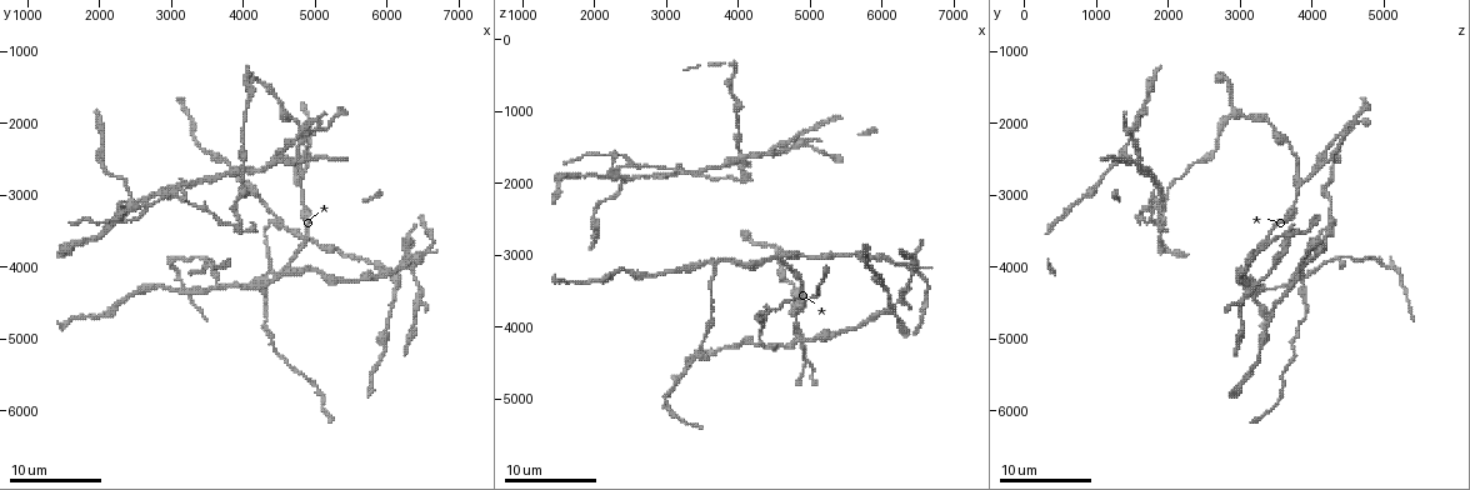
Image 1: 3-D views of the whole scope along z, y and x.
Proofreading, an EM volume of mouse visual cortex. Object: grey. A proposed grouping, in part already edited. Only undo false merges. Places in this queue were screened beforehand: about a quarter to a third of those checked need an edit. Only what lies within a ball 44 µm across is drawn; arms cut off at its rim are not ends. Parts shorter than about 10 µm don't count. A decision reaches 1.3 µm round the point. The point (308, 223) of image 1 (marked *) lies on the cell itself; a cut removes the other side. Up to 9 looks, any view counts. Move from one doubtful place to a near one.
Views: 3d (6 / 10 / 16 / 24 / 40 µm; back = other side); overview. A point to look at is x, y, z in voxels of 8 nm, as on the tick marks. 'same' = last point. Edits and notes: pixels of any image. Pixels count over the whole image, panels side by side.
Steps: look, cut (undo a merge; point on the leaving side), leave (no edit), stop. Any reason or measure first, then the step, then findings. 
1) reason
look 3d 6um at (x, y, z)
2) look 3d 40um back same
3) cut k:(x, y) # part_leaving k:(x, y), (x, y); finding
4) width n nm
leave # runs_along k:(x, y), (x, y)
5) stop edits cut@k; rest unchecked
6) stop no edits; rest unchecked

looks like a crossing
look 3d 10um at (4800, 2800, 3850)

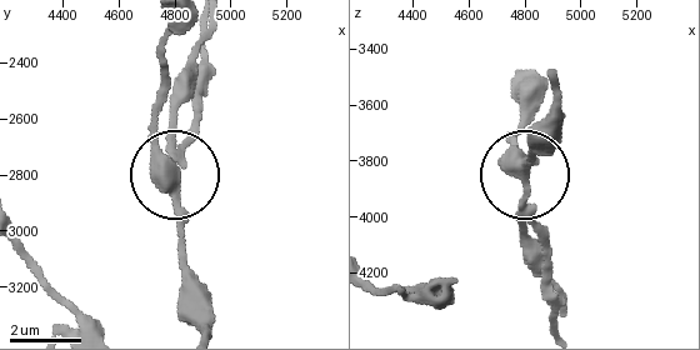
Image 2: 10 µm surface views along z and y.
look 3d 6um at (4800, 2810, 3860)

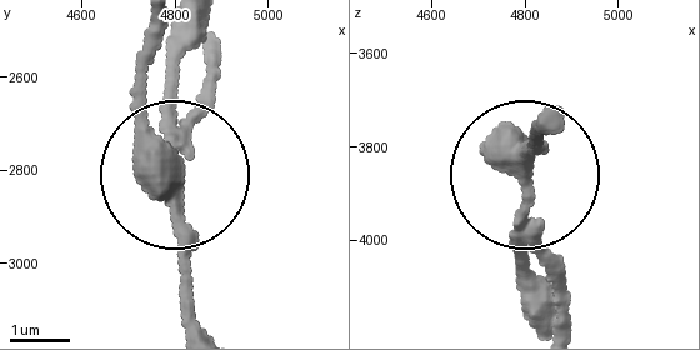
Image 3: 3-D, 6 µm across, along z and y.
leave # runs_along 3:(198, 319), (179, 274), (179, 25); one cell here

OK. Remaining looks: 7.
look 3d 10um at (4450, 3300, 4250)

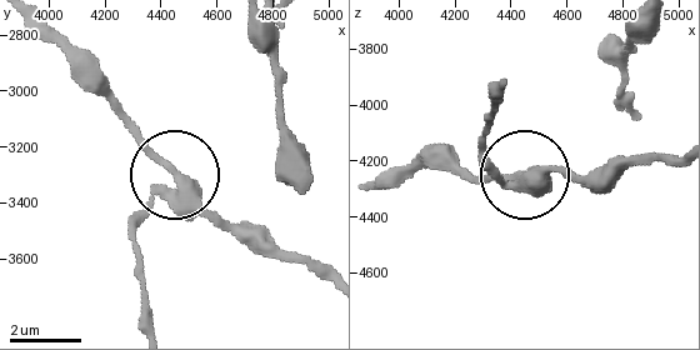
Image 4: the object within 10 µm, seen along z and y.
cut 4:(129, 225) # part_leaving 4:(149, 190), (131, 231), (140, 321); a second cell is stuck on

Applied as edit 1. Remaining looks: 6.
three arms meet
look 3d 10um at (3650, 4250, 3150)

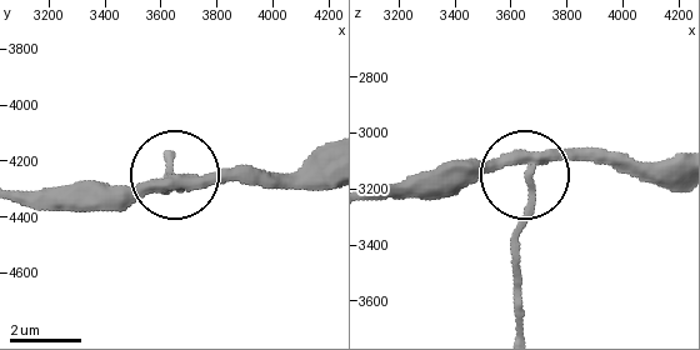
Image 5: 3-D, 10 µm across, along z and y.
look 3d 6um at (3670, 4280, 3130)

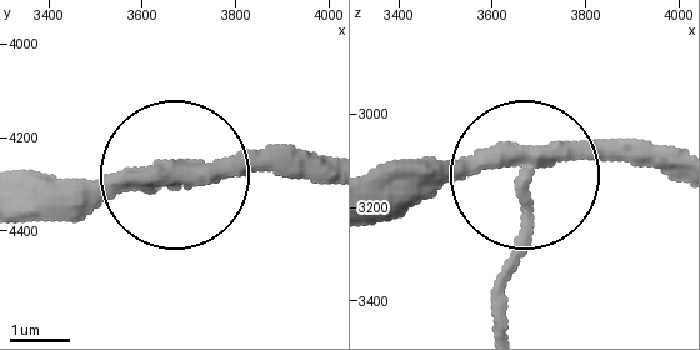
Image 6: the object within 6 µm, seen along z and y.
arms 3
cut 6:(521, 254) # part_leaving 6:(533, 173), (503, 318); two cells meet here

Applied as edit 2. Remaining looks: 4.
look overview

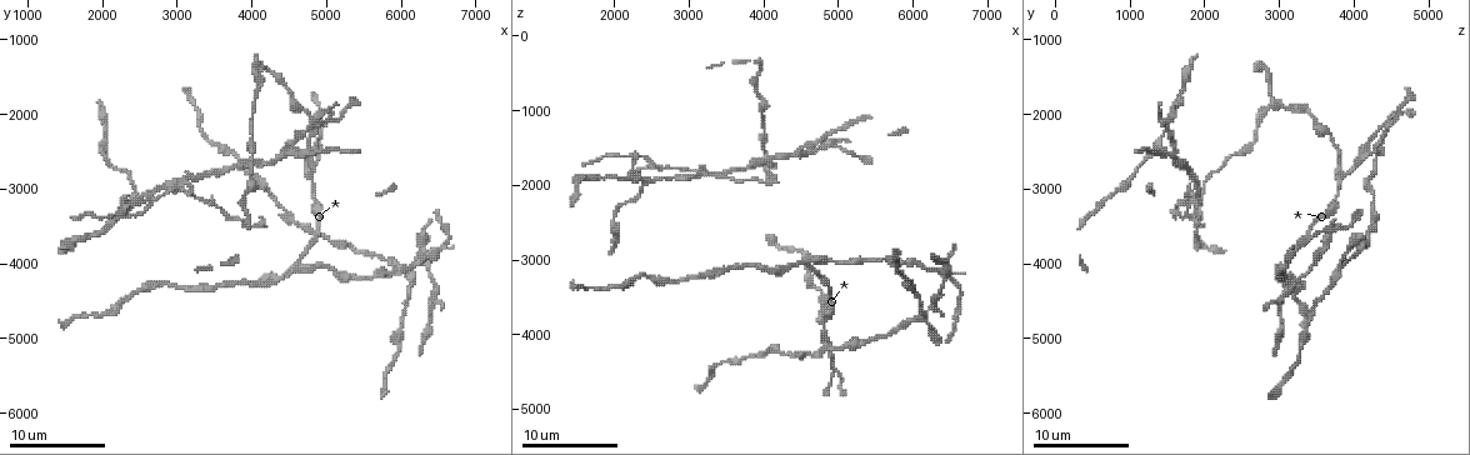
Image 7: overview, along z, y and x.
arms part here
look 3d 6um at (2450, 3000, 1950)

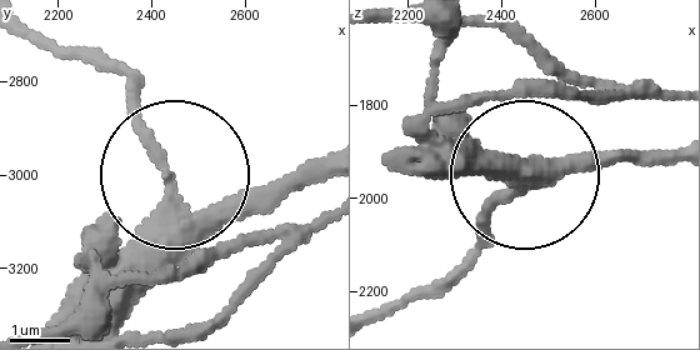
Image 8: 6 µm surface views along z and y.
look 3d 6um back at (2440, 3030, 1975)

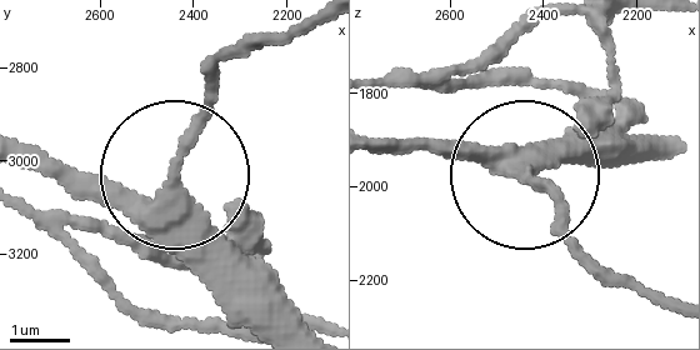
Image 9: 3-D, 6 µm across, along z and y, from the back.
arms 3
leave # runs_along 9:(375, 140), (465, 140), (519, 169), (654, 154); continuous, no second cell

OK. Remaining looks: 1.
stop edits cut@4, cut@6; rest unchecked

